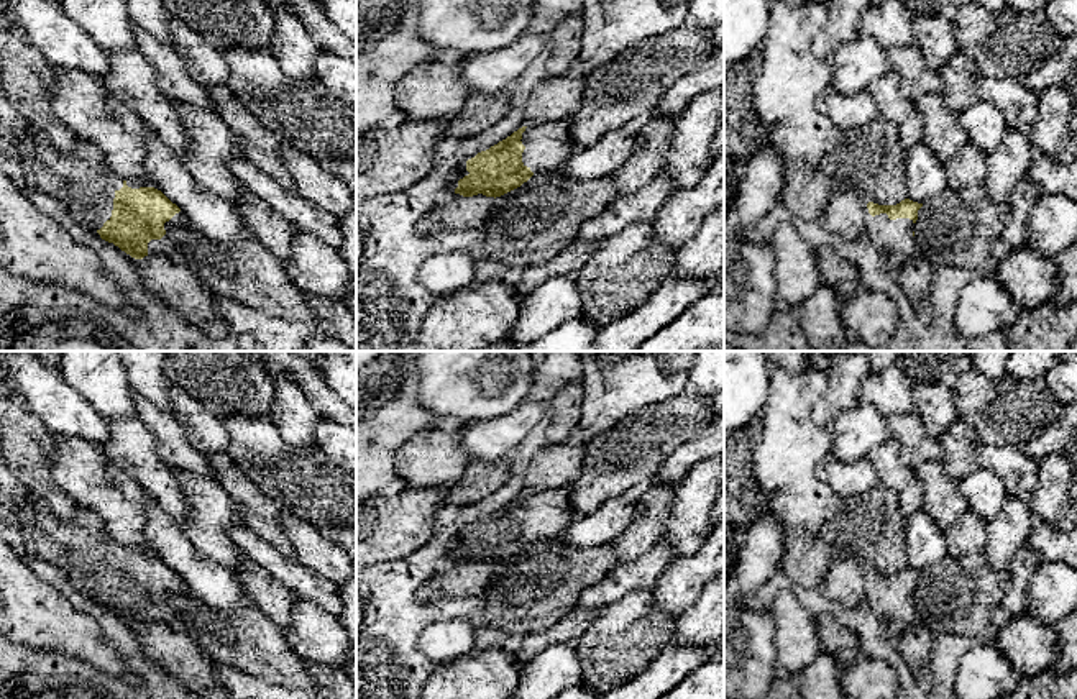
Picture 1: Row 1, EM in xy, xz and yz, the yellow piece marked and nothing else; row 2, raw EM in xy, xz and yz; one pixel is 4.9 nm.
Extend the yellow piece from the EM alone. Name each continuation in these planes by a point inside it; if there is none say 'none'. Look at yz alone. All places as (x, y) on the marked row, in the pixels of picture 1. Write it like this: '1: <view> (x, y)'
1: yz (893, 240)

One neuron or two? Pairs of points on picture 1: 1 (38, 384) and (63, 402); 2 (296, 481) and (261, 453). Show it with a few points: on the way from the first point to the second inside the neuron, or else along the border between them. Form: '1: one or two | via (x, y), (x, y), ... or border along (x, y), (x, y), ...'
1: one | via (45, 391), (56, 402)
2: one | via (288, 475), (270, 461)

